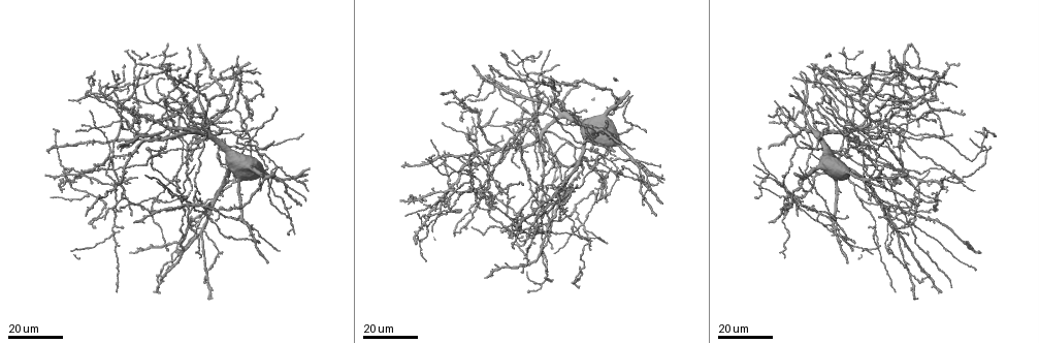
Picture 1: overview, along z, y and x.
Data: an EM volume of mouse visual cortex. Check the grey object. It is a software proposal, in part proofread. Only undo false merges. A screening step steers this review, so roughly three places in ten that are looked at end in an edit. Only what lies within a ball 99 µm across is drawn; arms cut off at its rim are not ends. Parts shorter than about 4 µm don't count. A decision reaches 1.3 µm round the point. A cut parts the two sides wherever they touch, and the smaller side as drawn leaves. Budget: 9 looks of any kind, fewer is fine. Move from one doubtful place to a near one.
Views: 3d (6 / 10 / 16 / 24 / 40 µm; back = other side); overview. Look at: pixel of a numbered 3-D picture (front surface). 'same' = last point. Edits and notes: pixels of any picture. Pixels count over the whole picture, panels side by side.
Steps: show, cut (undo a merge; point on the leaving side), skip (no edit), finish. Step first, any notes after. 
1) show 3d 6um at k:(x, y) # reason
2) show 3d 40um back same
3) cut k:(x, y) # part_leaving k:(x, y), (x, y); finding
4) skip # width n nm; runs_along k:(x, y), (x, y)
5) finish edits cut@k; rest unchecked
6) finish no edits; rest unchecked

show 3d 24um at 1:(538, 82) # three arms meet

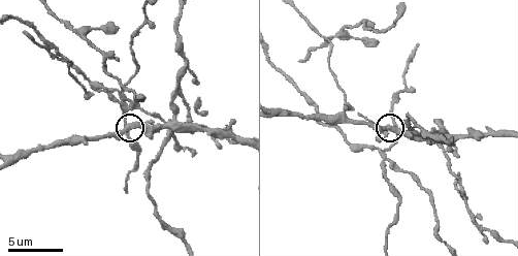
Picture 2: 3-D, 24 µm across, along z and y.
show 3d 10um at 2:(134, 125) # closer look

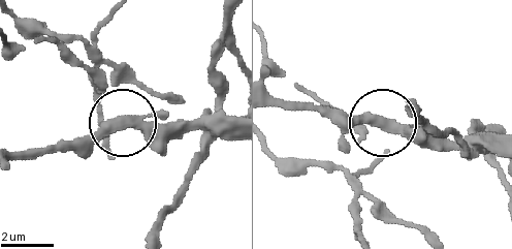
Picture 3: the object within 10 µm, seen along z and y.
skip # runs_along 3:(229, 133), (117, 120), (65, 145); continuous, no second neuron

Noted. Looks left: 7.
show 3d 24um at 1:(574, 285) # four-way junction

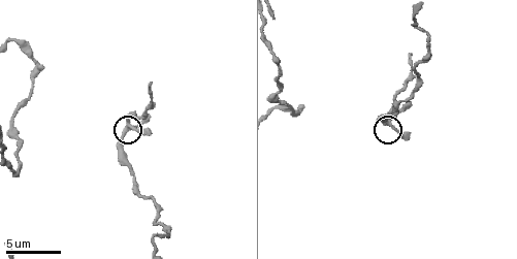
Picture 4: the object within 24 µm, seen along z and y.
show 3d 10um at 4:(391, 126)

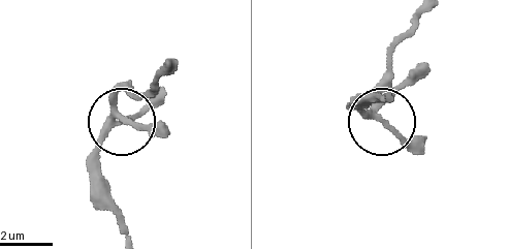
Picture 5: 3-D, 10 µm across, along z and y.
skip # runs_along 5:(128, 235), (101, 168), (104, 142), (124, 117), (166, 128); one neuron here

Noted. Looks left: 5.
show 3d 16um at 1:(926, 76) # four-way junction

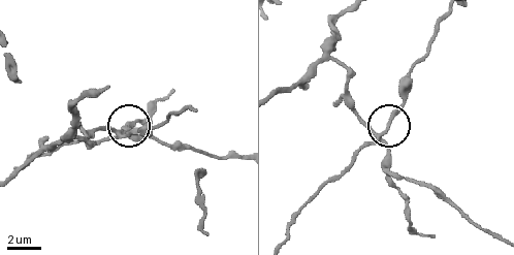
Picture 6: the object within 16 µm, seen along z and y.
show 3d 6um at 6:(384, 139)

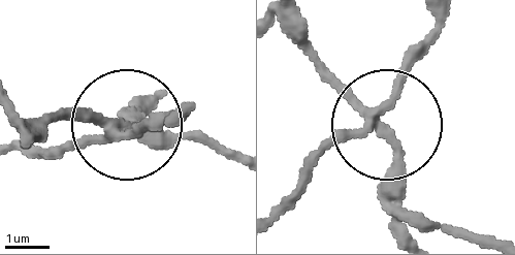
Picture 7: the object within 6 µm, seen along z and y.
cut 7:(56, 158) # arms 4; a second neuron is stuck on

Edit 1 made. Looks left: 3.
show 3d 24um at 1:(247, 129) # four or more arms meet

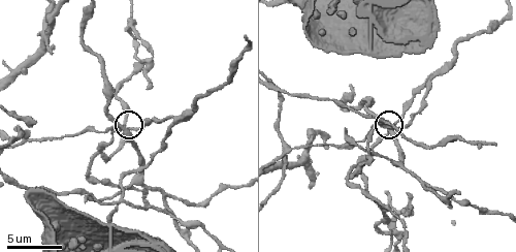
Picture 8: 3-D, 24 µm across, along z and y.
show 3d 10um at 8:(132, 130)

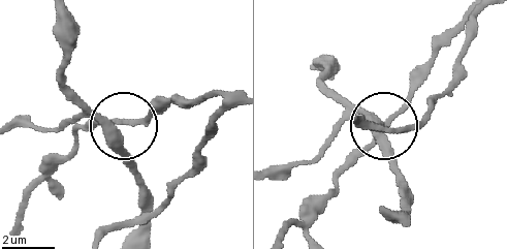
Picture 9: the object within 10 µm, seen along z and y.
skip # width 270 nm; runs_along 9:(107, 235), (190, 173), (217, 97), (134, 121), (70, 101); all the same neuron

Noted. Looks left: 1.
show 3d 16um at 8:(116, 206) # four or more arms meet

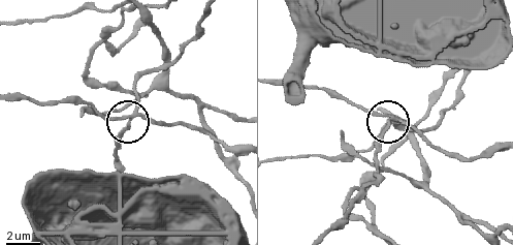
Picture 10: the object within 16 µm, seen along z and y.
skip # width 180 nm; runs_along 10:(499, 146), (460, 158), (431, 147), (403, 123), (354, 105); one neuron here

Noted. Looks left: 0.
finish edits cut@7; rest unchecked

